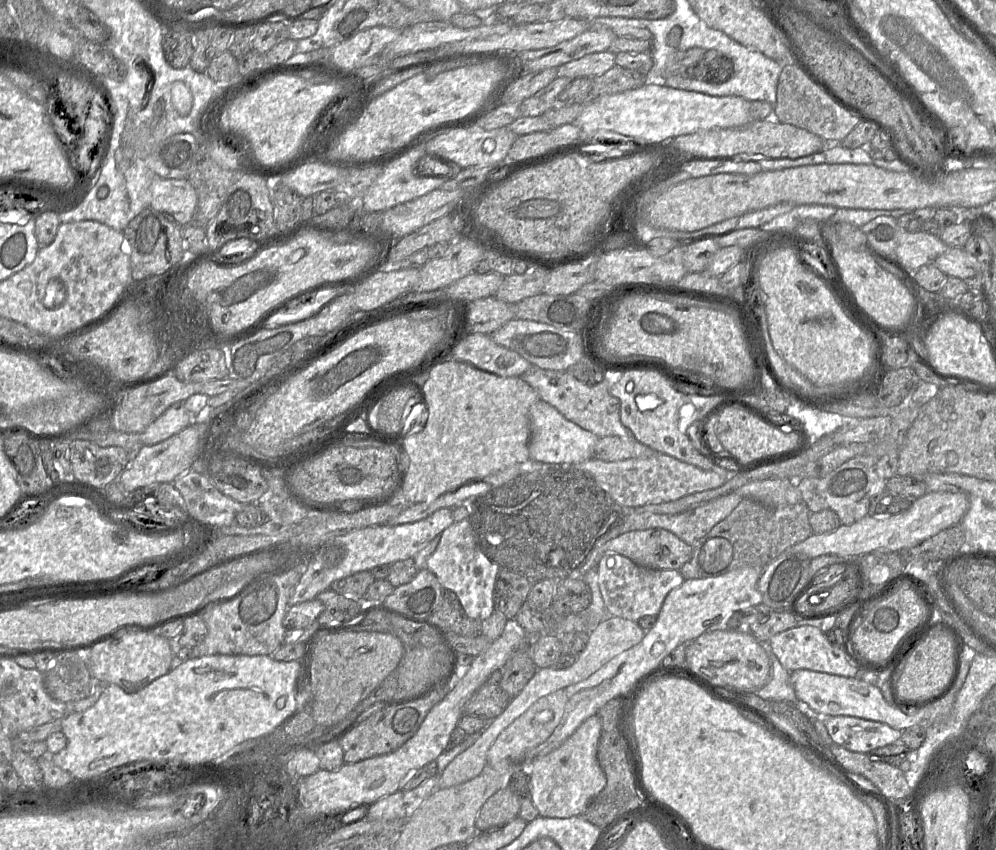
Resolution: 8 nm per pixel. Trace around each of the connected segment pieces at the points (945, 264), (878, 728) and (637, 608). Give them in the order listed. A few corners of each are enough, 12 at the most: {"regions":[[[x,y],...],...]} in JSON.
{"regions":[[[948,247],[931,264],[962,280],[979,274],[964,247]],[[853,716],[823,717],[834,743],[859,753],[902,732]],[[615,552],[598,566],[608,615],[657,616],[684,582]]]}

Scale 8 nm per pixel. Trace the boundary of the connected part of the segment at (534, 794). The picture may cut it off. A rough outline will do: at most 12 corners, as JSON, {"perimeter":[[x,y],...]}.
{"perimeter":[[592,715],[531,762],[539,816],[580,816],[605,788]]}

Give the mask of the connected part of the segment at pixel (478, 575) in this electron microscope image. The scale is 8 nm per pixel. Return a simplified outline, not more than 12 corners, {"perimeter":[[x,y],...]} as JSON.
{"perimeter":[[468,519],[440,536],[426,568],[478,621],[495,611],[500,567]]}

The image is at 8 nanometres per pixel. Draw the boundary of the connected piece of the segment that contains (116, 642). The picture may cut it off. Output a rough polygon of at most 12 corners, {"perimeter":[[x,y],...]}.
{"perimeter":[[128,631],[87,652],[96,682],[136,692],[175,665],[174,642]]}

